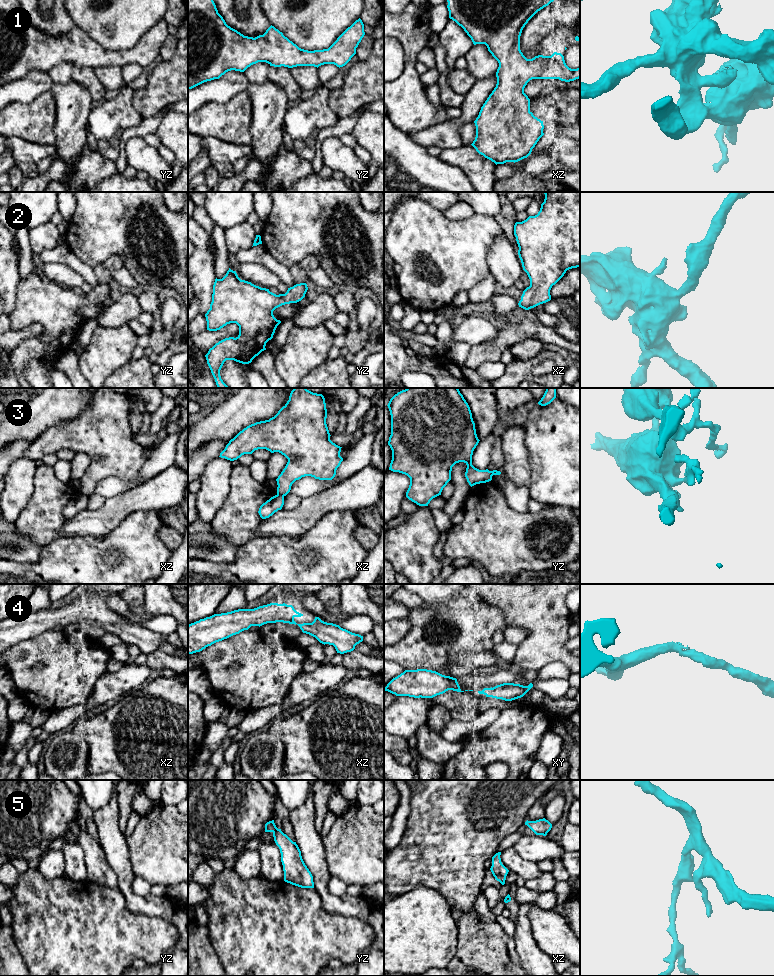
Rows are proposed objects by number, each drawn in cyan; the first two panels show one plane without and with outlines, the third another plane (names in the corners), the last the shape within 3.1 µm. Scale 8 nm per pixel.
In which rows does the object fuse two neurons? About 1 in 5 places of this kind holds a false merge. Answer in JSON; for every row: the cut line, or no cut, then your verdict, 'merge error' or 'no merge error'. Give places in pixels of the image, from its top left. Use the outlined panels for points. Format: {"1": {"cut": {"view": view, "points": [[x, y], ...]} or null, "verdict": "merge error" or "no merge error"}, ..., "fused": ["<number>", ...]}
{"1": {"cut": null, "verdict": "no merge error"}, "2": {"cut": null, "verdict": "no merge error"}, "3": {"cut": {"view": "xz", "points": [[277, 494], [283, 496]]}, "verdict": "merge error"}, "4": {"cut": null, "verdict": "no merge error"}, "5": {"cut": null, "verdict": "no merge error"}, "fused": ["3"]}

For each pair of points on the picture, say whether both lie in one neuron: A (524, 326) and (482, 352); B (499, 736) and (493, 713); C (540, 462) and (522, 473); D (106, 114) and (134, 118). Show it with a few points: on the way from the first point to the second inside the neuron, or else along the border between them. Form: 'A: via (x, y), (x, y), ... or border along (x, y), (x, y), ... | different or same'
A: via (514, 332), (510, 333), (492, 350) | same
B: border along (500, 710), (499, 715), (491, 723), (476, 733) | different
C: border along (525, 445), (531, 474), (529, 487) | different
D: via (113, 118), (127, 118) | same

